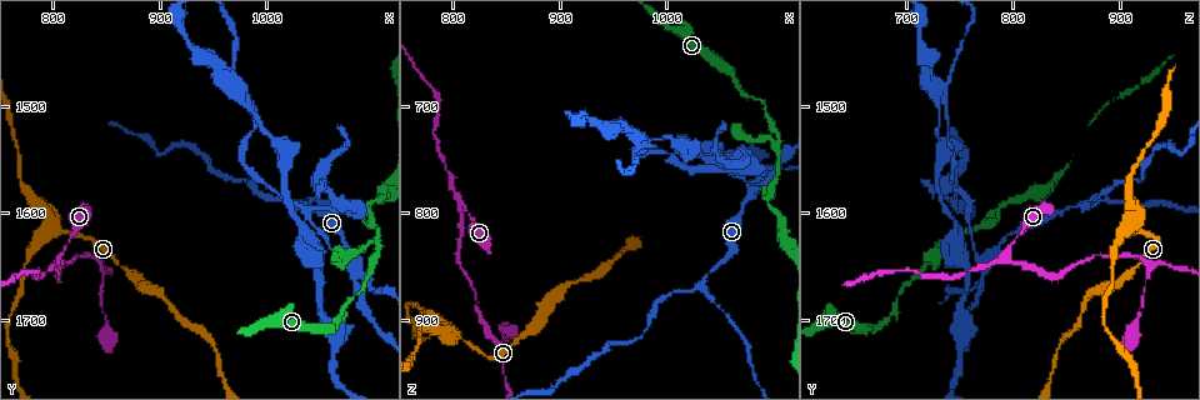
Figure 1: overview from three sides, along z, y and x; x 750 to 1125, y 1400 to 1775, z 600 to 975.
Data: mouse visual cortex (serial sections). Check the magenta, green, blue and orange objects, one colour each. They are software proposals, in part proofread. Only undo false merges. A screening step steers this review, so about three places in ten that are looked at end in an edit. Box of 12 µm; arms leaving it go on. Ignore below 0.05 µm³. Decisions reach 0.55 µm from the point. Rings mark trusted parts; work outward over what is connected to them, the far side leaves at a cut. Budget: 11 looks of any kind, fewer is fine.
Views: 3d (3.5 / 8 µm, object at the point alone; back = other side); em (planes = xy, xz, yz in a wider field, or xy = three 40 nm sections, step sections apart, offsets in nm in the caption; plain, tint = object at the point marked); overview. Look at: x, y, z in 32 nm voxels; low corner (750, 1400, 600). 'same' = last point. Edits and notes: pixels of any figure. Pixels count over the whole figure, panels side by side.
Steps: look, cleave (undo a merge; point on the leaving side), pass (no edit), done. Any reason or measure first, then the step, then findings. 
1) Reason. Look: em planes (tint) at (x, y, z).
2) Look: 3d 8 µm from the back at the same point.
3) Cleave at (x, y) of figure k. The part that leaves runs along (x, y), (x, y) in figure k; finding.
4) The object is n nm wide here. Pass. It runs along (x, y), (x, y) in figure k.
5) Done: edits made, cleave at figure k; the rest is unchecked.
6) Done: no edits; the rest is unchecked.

Sudden change in width. Look: em planes (tint) at (870, 1658, 912).

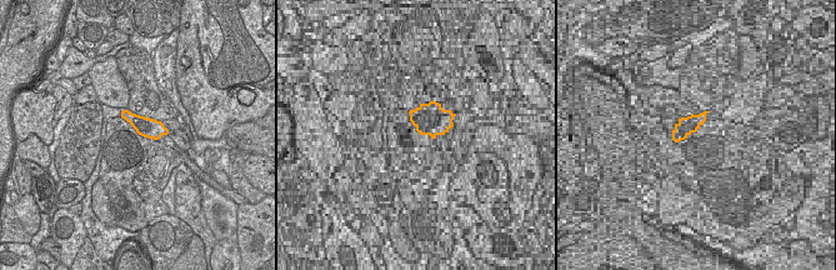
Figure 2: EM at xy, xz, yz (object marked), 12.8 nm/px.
Wider look. Look: 3d 3.5 µm at the same point.

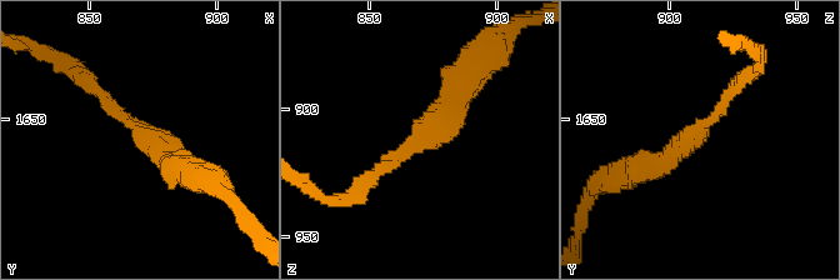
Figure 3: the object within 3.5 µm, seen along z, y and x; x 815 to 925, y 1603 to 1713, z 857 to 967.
Pass. It runs along (371, 178), (449, 110), (464, 75) in figure 3; one cell here.

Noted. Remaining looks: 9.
Three-way junction. Look: 3d 8 µm at (804, 1614, 916).

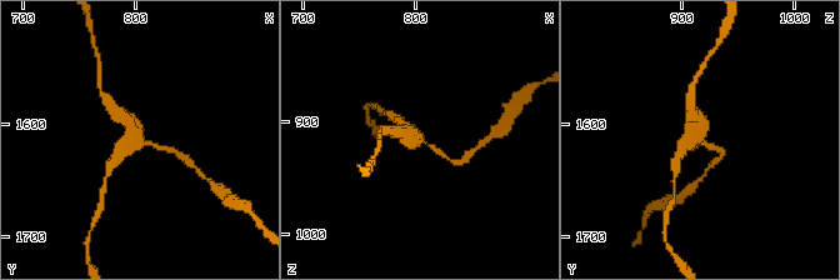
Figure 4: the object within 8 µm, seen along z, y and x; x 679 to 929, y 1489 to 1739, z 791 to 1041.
Need the tissue. Look: em xy step 3 (tint) at (802, 1614, 916).

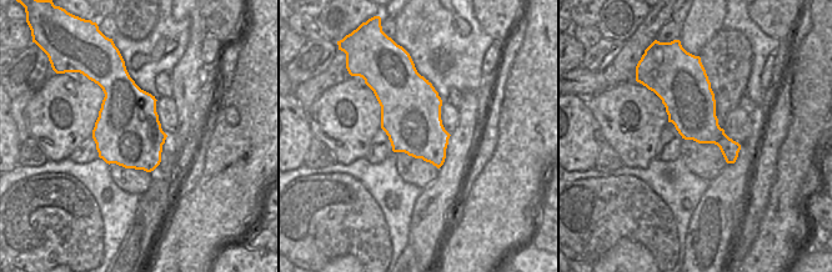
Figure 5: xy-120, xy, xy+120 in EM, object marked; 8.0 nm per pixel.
Pass. It runs along (168, 149), (139, 139), (116, 113) in figure 4; continuous, no second cell.

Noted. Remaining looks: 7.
Calibre changes. Look: 3d 8 µm at (810, 1630, 794).

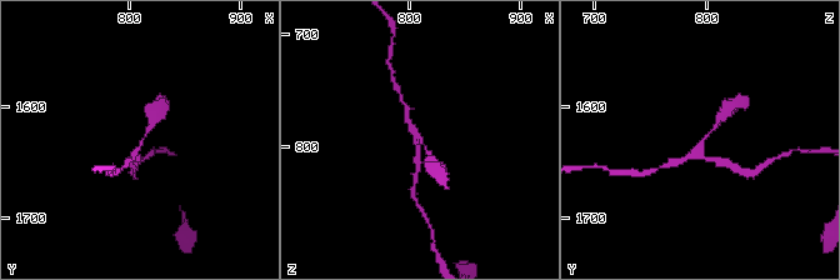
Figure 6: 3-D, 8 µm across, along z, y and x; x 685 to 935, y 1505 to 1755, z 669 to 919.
3 arms meet here; the arms are 150, 200, 200 nm wide. Look: em planes (tint) at (808, 1630, 798).

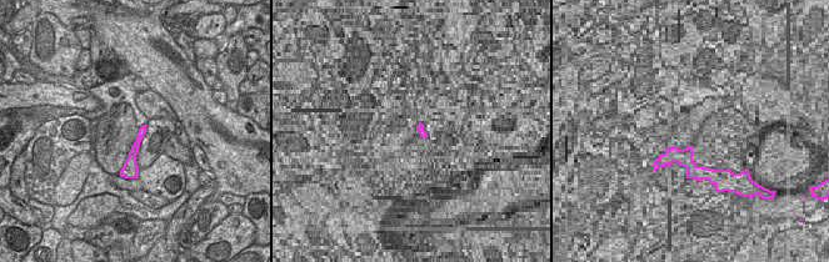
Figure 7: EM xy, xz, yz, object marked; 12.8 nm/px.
Pass. It runs along (154, 113), (136, 161) in figure 6; all the same cell.

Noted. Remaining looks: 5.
Arms run side by side. Look: 3d 3.5 µm at (1078, 1642, 776).

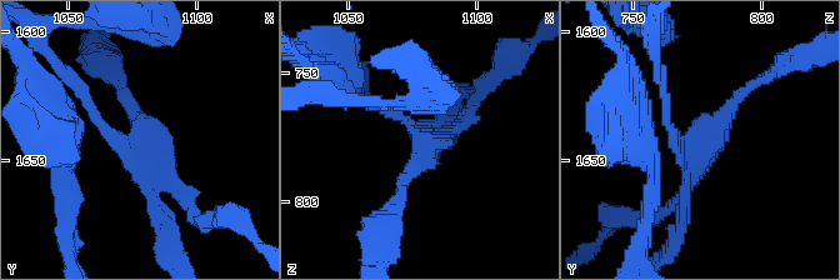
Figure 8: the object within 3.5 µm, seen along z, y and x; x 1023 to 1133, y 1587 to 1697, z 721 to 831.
4 arms meet here; the arms are 150, 150, 150, 200 nm wide. Look: em xy step 2 (tint) at (1079, 1640, 777).

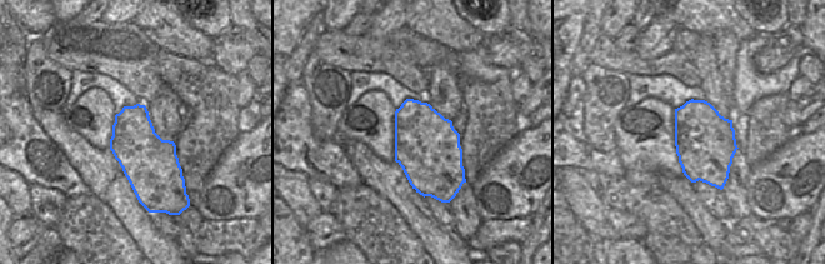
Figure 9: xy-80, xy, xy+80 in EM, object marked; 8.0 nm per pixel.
Cleave at (94, 118) of figure 8. The part that leaves runs along (128, 140), (93, 114), (89, 98), (46, 51) in figure 8; a second cell is stuck on.

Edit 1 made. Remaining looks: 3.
Done: edits made, cleave at figure 8; the rest is unchecked.

